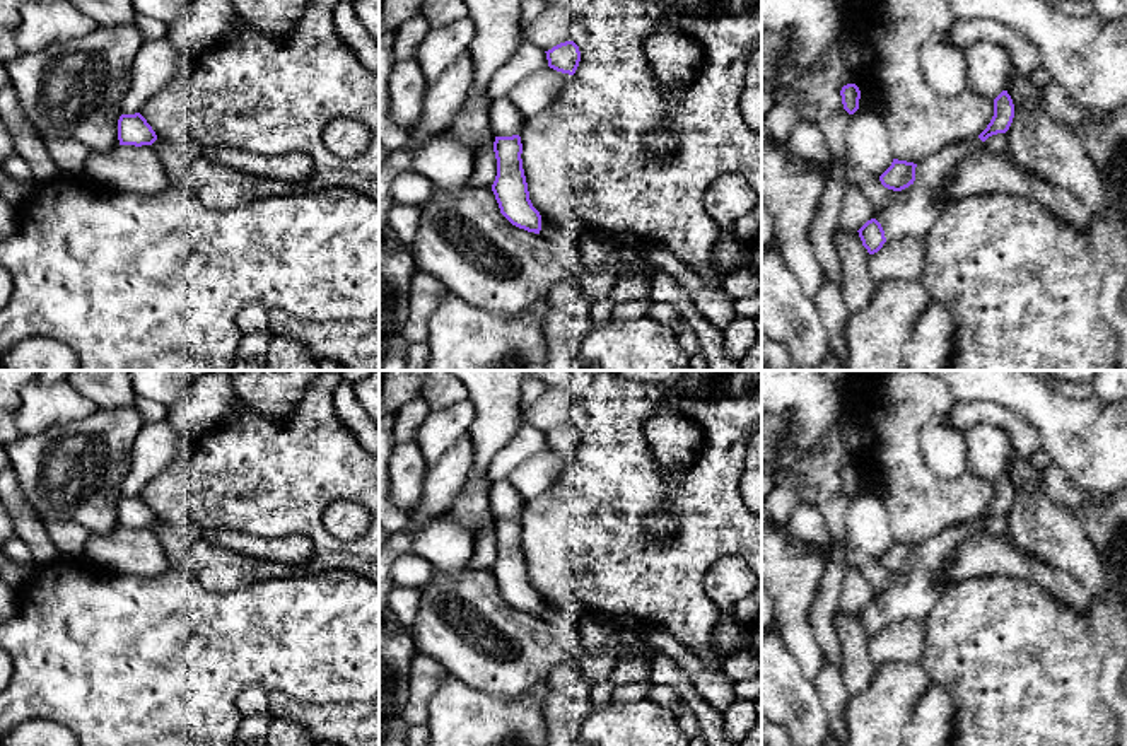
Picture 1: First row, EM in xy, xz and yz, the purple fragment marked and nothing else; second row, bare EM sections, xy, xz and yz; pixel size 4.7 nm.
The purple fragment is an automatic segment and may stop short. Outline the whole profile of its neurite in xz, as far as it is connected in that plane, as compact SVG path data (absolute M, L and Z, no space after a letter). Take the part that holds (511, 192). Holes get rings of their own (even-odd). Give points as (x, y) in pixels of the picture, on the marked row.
M495 137L493 152L497 159L497 176L492 184L492 191L499 203L500 213L512 225L540 234L541 215L529 200L521 159L521 137Z

